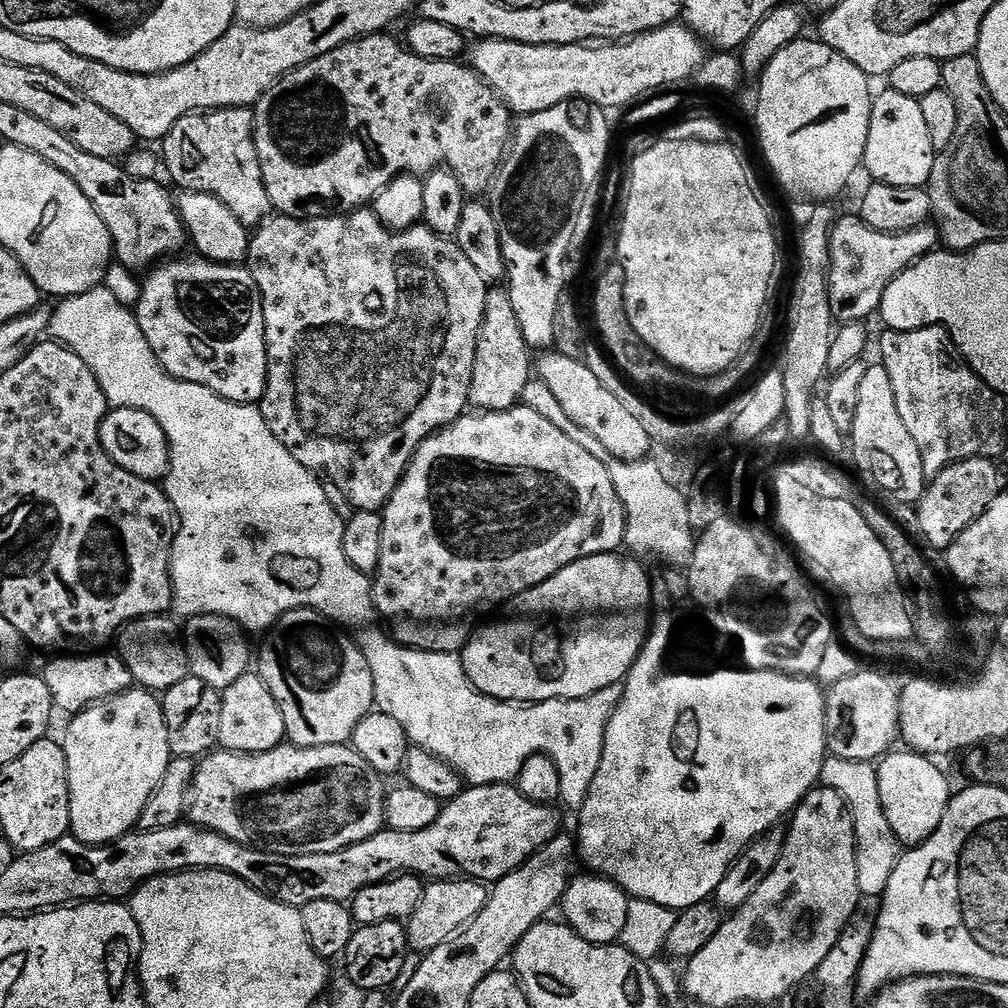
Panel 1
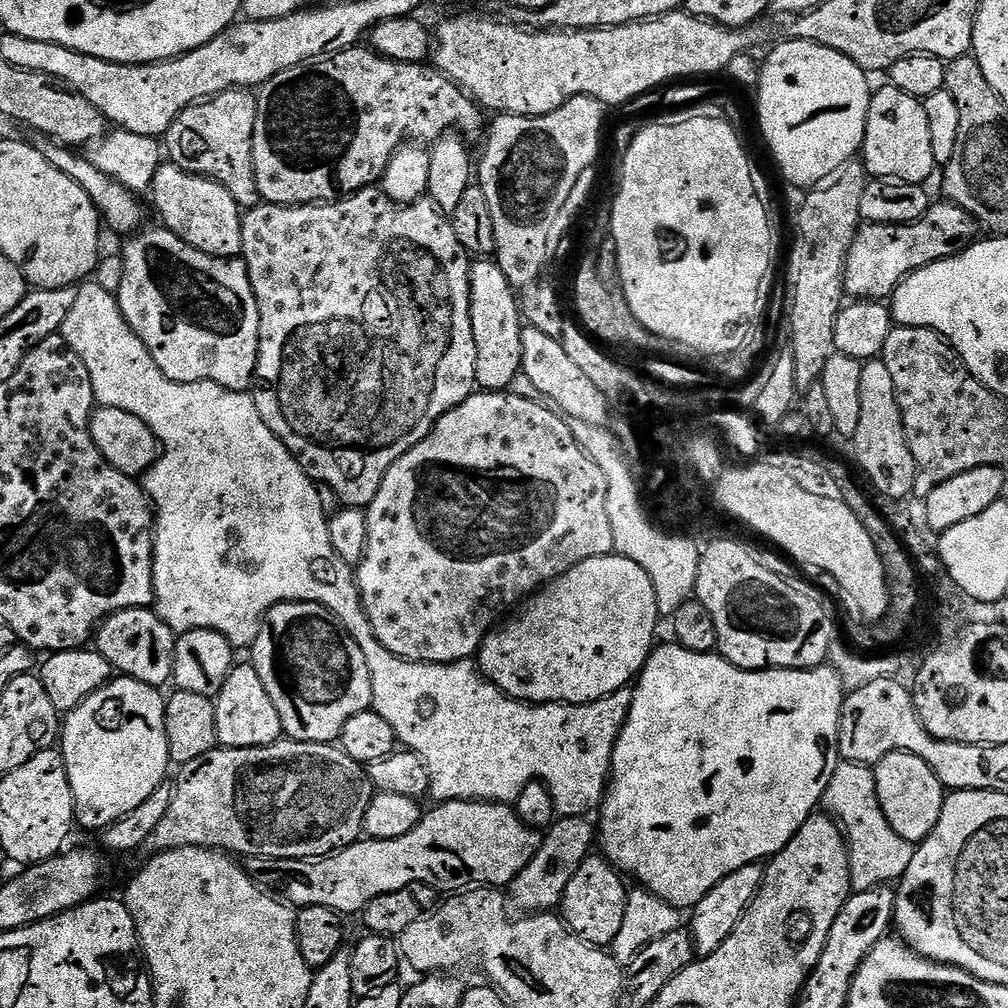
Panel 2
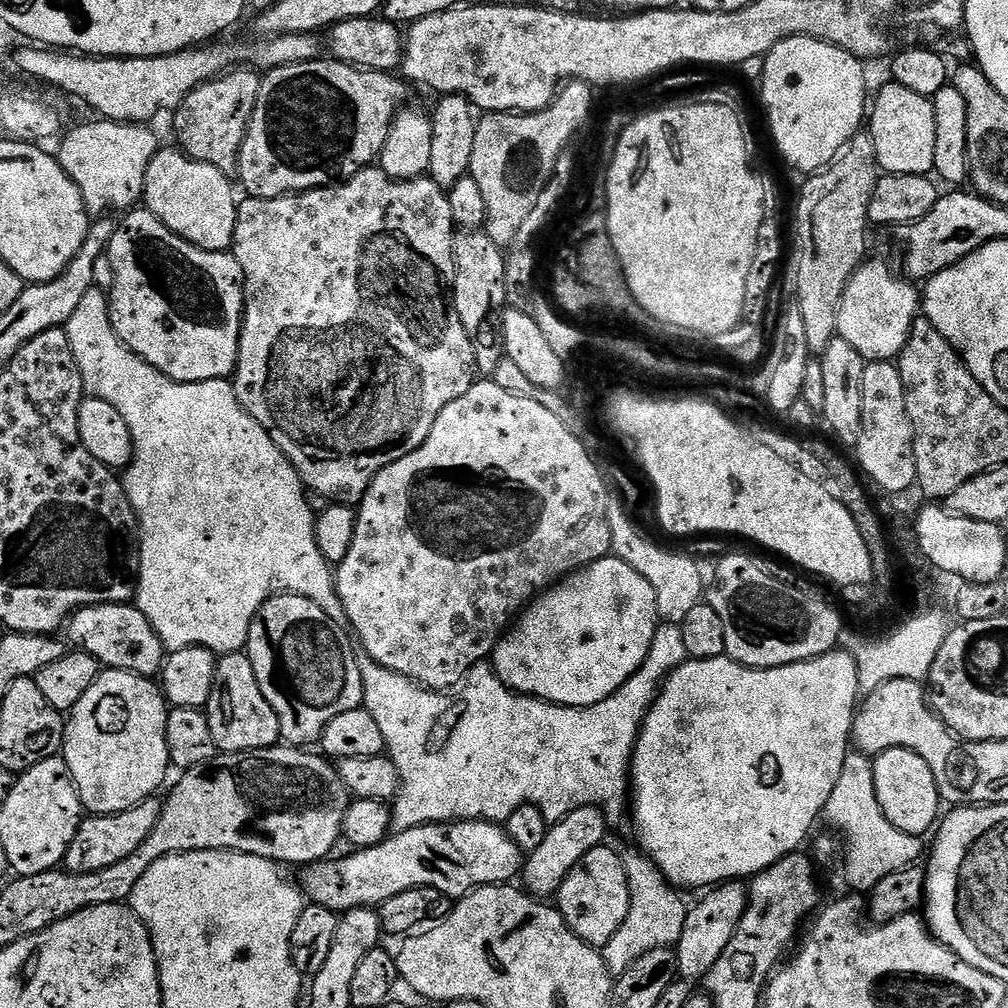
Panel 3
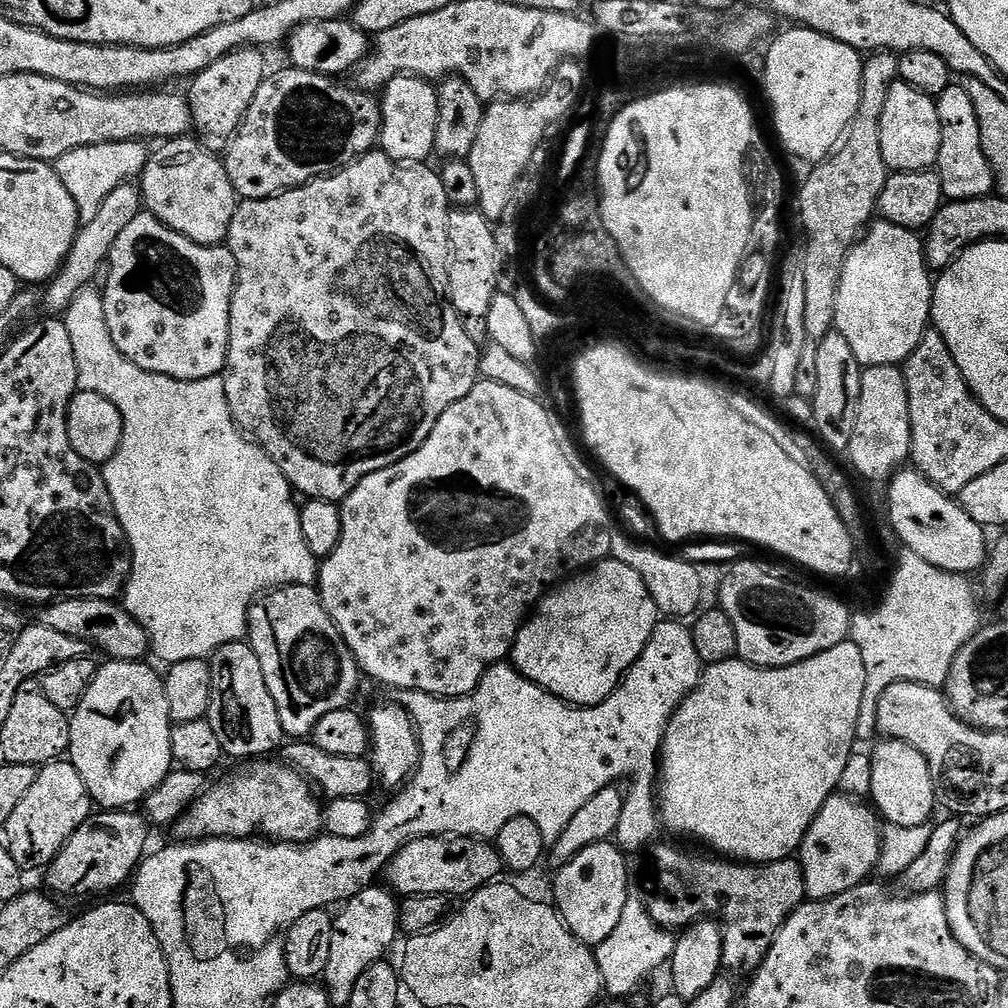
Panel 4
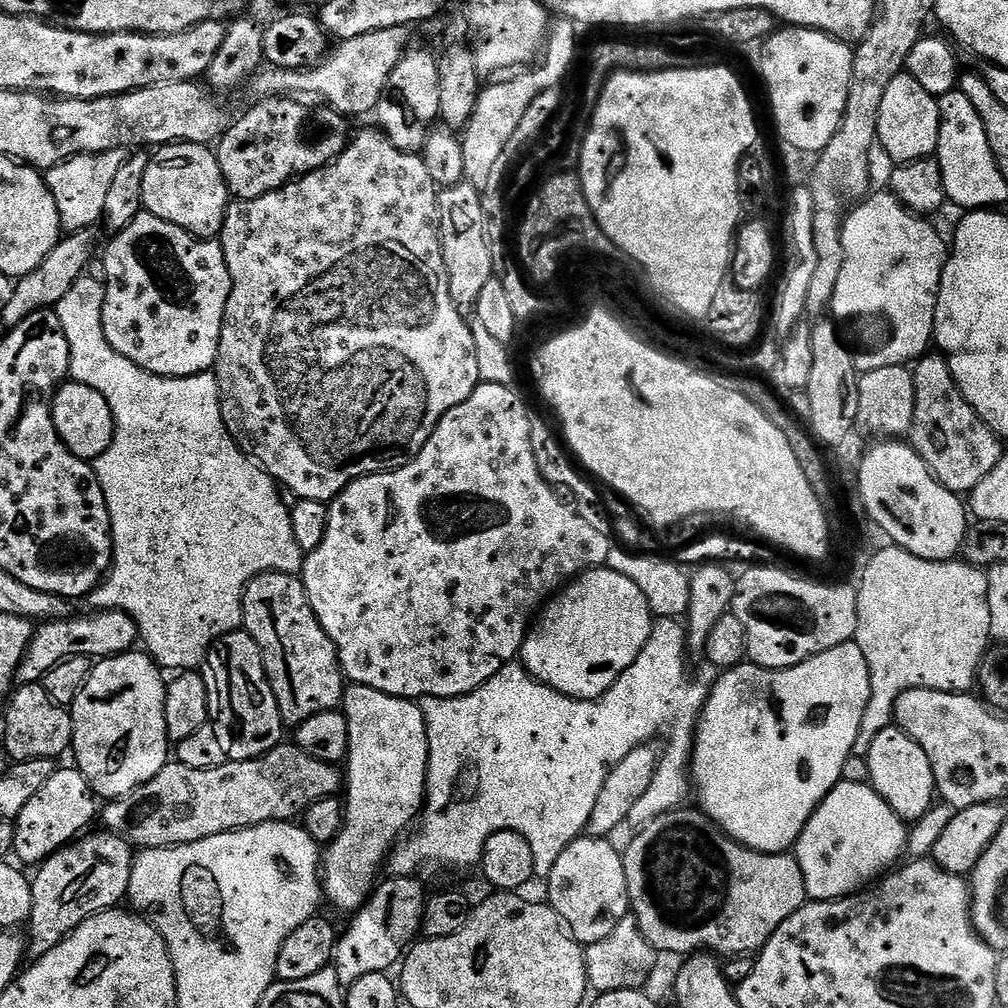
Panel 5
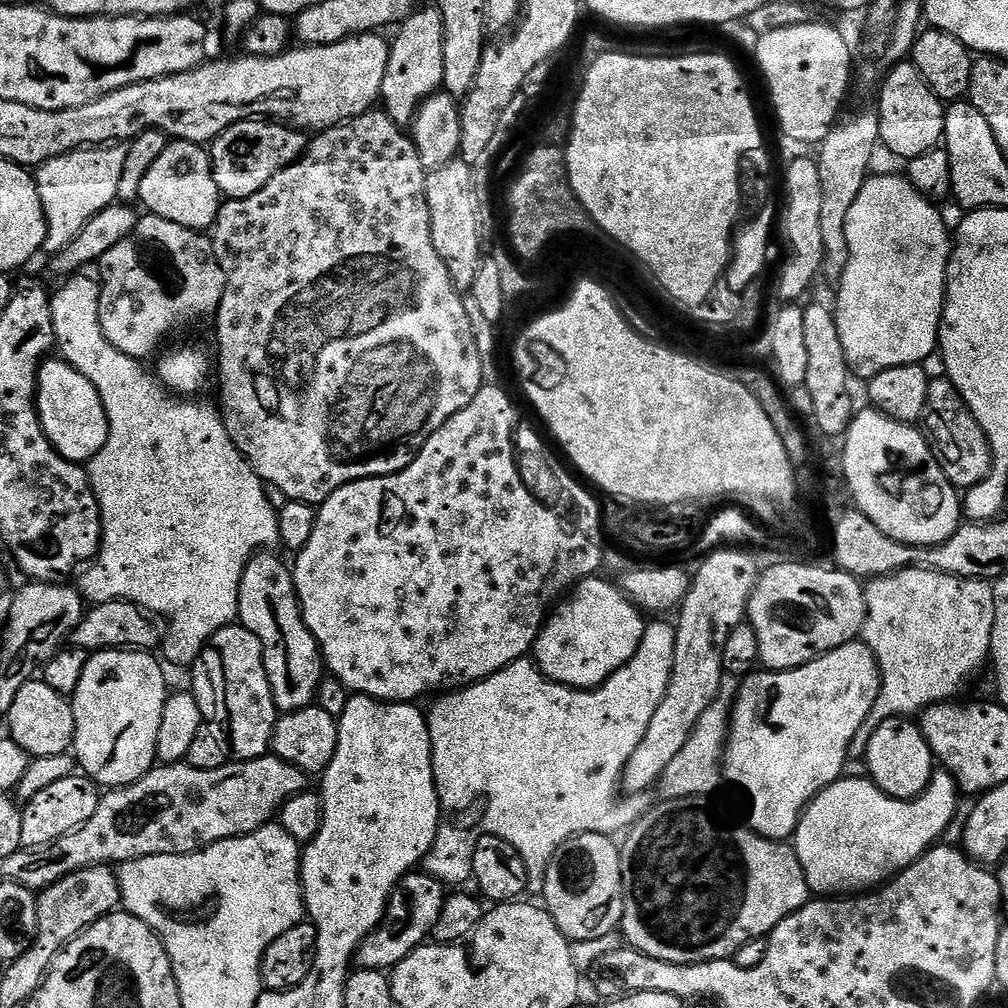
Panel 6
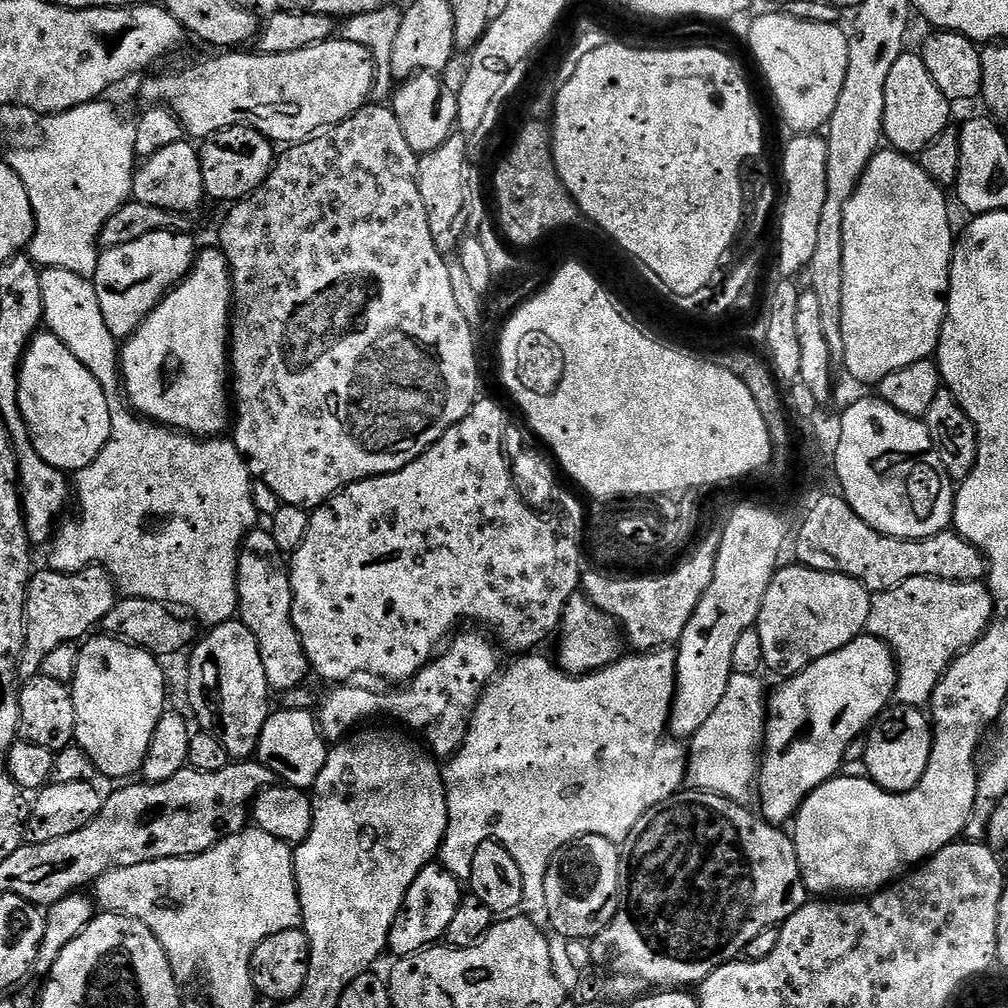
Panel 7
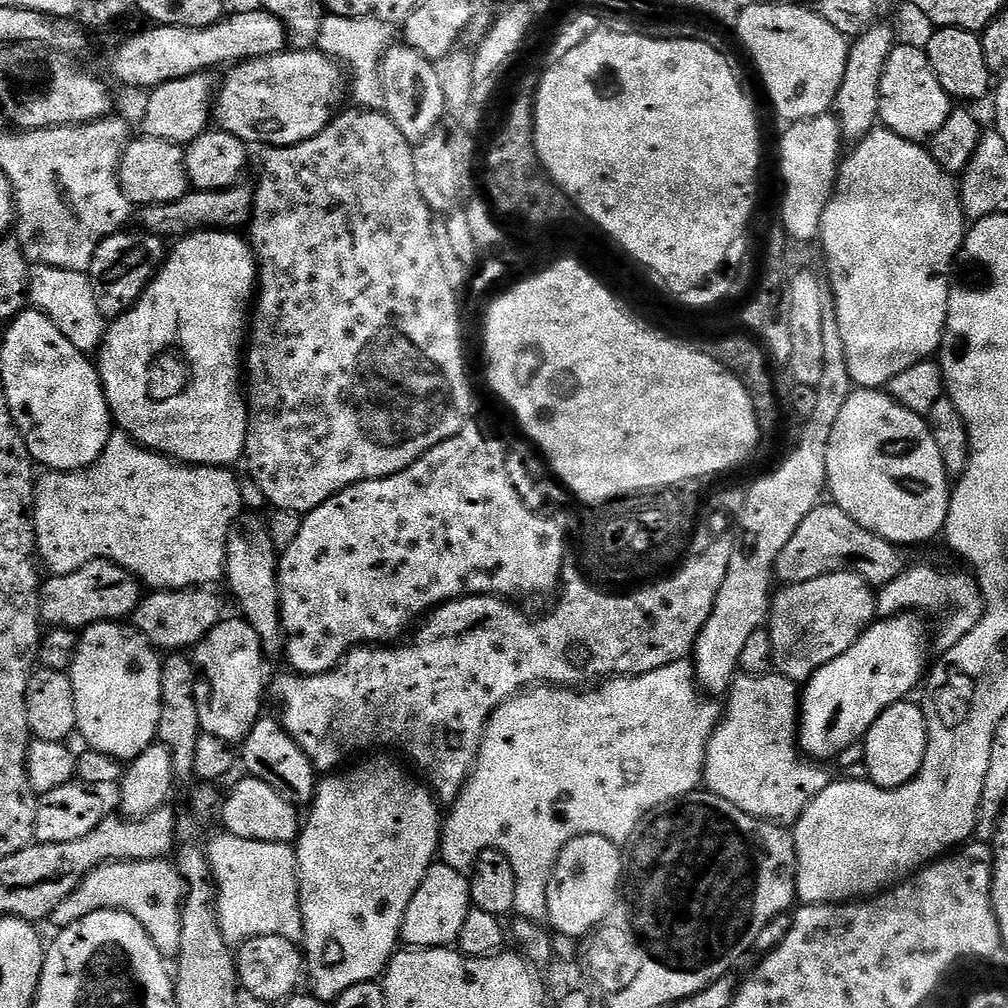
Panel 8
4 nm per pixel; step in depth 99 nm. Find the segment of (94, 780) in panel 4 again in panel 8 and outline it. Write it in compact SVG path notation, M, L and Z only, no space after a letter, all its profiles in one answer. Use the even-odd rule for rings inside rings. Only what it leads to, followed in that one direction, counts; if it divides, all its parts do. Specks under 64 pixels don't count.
M124 622L92 624L79 633L80 645L70 669L74 686L76 732L93 752L101 752L121 762L131 762L157 739L162 702L162 660L141 632Z

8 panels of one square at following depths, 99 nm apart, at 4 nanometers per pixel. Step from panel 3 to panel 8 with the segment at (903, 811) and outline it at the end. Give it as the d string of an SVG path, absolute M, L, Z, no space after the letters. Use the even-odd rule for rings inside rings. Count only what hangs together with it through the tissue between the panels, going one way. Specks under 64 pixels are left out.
M901 702L892 704L870 726L864 735L863 767L868 768L867 779L875 784L877 789L891 790L902 788L910 783L922 770L922 762L926 758L928 745L928 727L924 717L924 709L919 703Z

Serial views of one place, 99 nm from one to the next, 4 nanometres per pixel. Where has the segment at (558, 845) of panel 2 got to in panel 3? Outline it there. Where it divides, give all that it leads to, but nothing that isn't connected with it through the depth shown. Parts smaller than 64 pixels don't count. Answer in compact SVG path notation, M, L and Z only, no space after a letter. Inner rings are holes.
M600 806L579 808L549 827L542 846L527 853L522 865L522 881L524 880L525 884L523 887L531 895L537 898L555 897L562 882L566 882L566 874L570 874L570 870L574 870L574 866L578 866L578 862L586 858L586 854L590 854L590 850L605 843L604 835L608 832L608 820L604 817L604 812L605 809Z

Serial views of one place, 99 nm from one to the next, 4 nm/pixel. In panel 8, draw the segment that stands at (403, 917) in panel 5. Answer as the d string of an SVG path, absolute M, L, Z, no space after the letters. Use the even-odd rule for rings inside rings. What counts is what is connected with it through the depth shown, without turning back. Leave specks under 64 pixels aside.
M442 862L433 863L406 910L400 939L412 950L455 945L462 934L462 922L466 922L466 914L472 907L472 886L469 877Z

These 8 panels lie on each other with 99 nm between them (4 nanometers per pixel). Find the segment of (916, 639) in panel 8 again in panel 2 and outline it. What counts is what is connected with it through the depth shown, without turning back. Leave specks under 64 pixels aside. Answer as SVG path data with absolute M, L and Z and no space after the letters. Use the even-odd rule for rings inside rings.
M675 642L662 644L653 647L652 653L648 656L648 661L645 662L643 670L635 681L630 714L626 718L624 725L620 728L620 737L617 738L616 745L614 746L612 775L609 776L608 788L604 791L604 803L598 809L598 817L600 816L600 824L598 820L598 848L604 859L613 868L619 870L621 873L627 874L629 872L630 875L637 876L641 880L639 883L649 892L660 896L666 903L672 904L673 907L679 910L686 910L686 908L688 908L687 910L692 910L695 909L698 902L702 902L702 898L706 898L706 894L710 894L710 890L714 890L714 886L718 886L718 882L722 882L722 878L734 874L734 870L742 870L751 864L767 862L772 857L777 856L790 842L790 838L794 838L794 834L798 834L798 830L802 830L804 823L821 807L826 790L830 786L830 778L834 778L834 770L842 762L840 753L841 716L843 714L846 689L842 681L840 681L840 675L831 666L821 666L818 668L765 668L759 672L748 672L745 668L735 668L733 664L719 654L713 654L711 652L691 652L683 648L681 644Z

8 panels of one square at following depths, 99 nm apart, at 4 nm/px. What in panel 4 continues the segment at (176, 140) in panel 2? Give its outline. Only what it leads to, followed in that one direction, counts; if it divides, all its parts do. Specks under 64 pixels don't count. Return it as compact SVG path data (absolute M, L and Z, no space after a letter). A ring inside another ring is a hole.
M240 48L226 54L226 58L218 58L210 70L191 77L186 99L192 107L195 135L209 152L223 153L236 137L246 110L250 110L250 102L254 102L254 94L258 94L258 86L262 86L266 78L264 56L259 48Z

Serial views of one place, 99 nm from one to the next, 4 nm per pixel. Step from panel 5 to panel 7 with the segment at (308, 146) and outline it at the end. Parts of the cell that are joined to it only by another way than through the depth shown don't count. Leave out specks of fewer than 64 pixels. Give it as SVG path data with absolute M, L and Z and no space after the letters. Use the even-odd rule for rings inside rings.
M246 126L224 128L221 132L207 137L201 144L204 145L199 145L198 151L202 166L202 182L204 195L209 201L235 202L252 195L272 173L272 166L278 155L273 141L267 140L258 130Z

